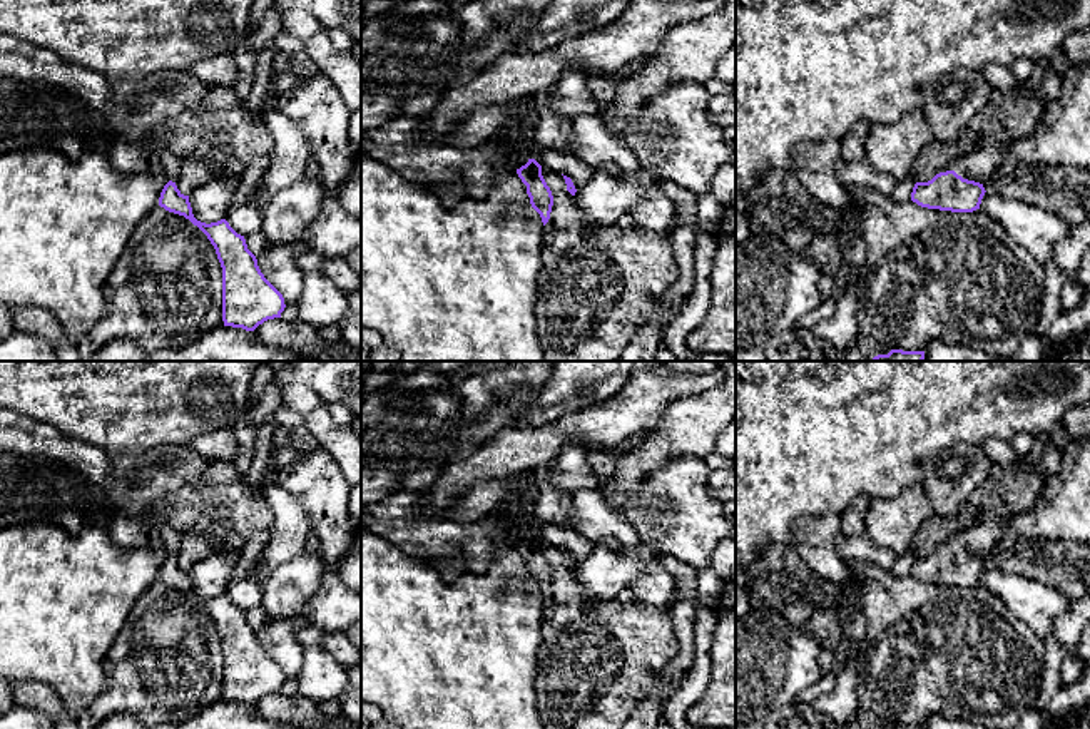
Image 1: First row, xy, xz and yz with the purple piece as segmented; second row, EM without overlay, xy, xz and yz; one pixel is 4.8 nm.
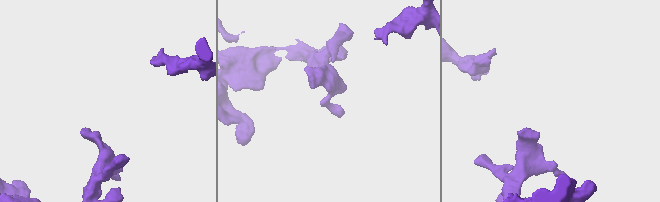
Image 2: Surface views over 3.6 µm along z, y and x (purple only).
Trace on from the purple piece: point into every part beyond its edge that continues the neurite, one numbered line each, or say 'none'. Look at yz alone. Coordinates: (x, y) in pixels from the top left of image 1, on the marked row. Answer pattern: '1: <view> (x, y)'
1: yz (980, 164)

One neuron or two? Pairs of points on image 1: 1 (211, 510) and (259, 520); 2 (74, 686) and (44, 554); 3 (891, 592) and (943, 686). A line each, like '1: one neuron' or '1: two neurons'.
1: one neuron
2: one neuron
3: one neuron

